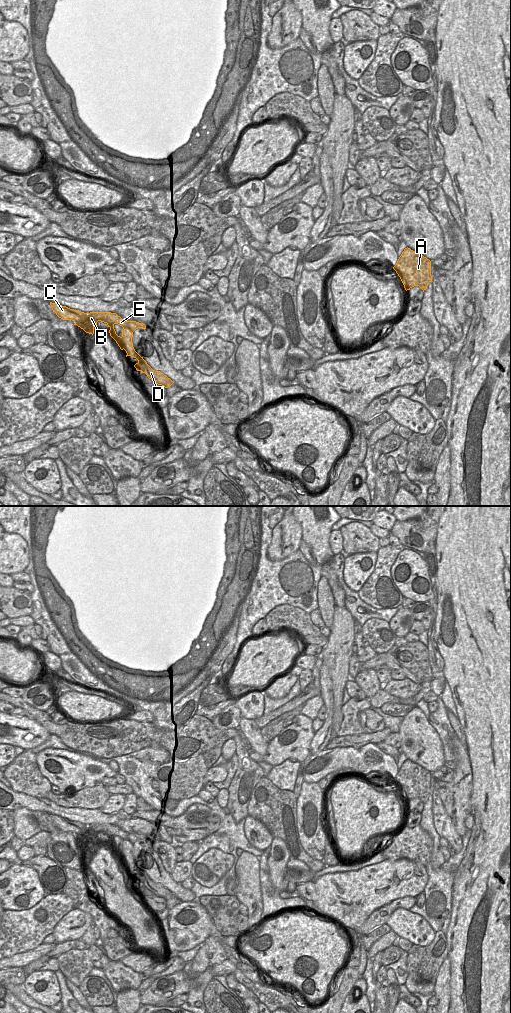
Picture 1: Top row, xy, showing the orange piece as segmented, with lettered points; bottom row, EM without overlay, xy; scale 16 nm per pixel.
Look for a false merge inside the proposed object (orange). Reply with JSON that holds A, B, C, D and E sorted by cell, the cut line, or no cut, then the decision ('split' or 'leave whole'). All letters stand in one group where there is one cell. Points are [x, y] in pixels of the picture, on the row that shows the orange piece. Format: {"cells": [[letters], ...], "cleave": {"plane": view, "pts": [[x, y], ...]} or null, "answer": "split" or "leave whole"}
{"cells": [["A"], ["B", "C", "D", "E"]], "cleave": {"plane": "xy", "pts": [[127, 321], [127, 327], [132, 332]]}, "answer": "split"}

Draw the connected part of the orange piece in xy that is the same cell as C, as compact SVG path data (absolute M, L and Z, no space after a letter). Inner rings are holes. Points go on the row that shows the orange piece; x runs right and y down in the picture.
M50 302L51 308L56 315L63 320L72 320L86 333L94 334L94 327L98 321L104 322L110 328L110 336L116 341L121 350L125 350L127 356L134 357L138 362L134 365L137 371L145 373L155 384L162 385L165 388L170 387L174 382L160 371L153 370L147 362L134 349L132 343L133 332L128 328L128 321L122 319L116 313L111 312L90 312L84 313L79 310L70 309L57 303ZM114 325L123 327L122 336L118 336Z

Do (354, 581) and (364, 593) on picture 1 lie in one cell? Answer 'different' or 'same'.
different

